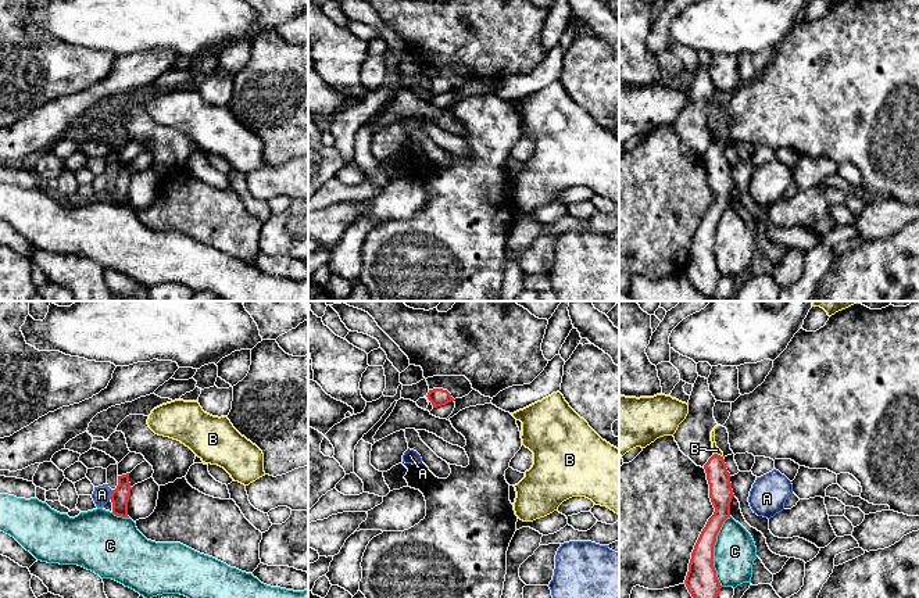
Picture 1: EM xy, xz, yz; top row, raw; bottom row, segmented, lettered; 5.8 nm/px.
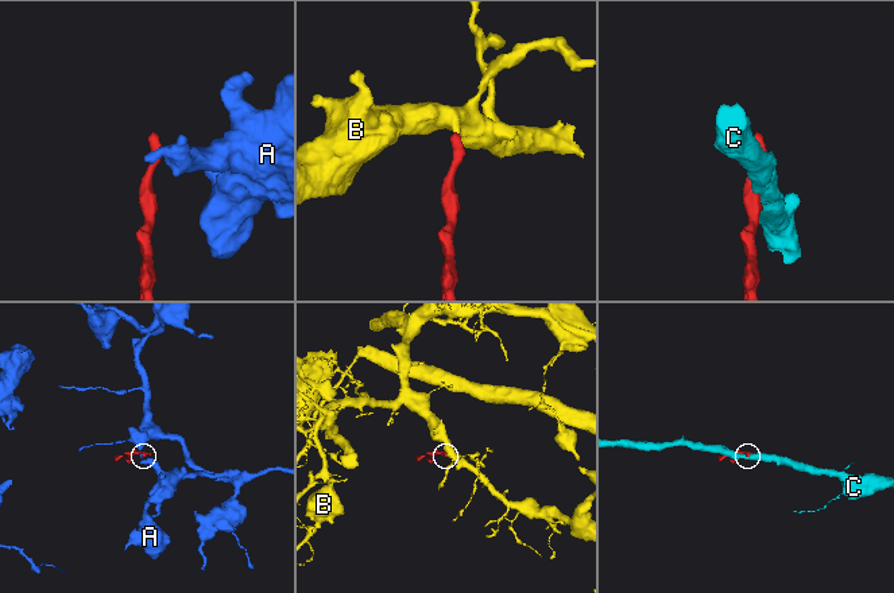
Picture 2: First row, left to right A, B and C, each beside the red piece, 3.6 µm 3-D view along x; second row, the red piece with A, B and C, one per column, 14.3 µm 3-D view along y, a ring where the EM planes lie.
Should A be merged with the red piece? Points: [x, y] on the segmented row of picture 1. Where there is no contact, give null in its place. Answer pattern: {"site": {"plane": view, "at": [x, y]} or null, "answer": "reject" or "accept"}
{"site": {"plane": "xy", "at": [111, 494]}, "answer": "reject"}

